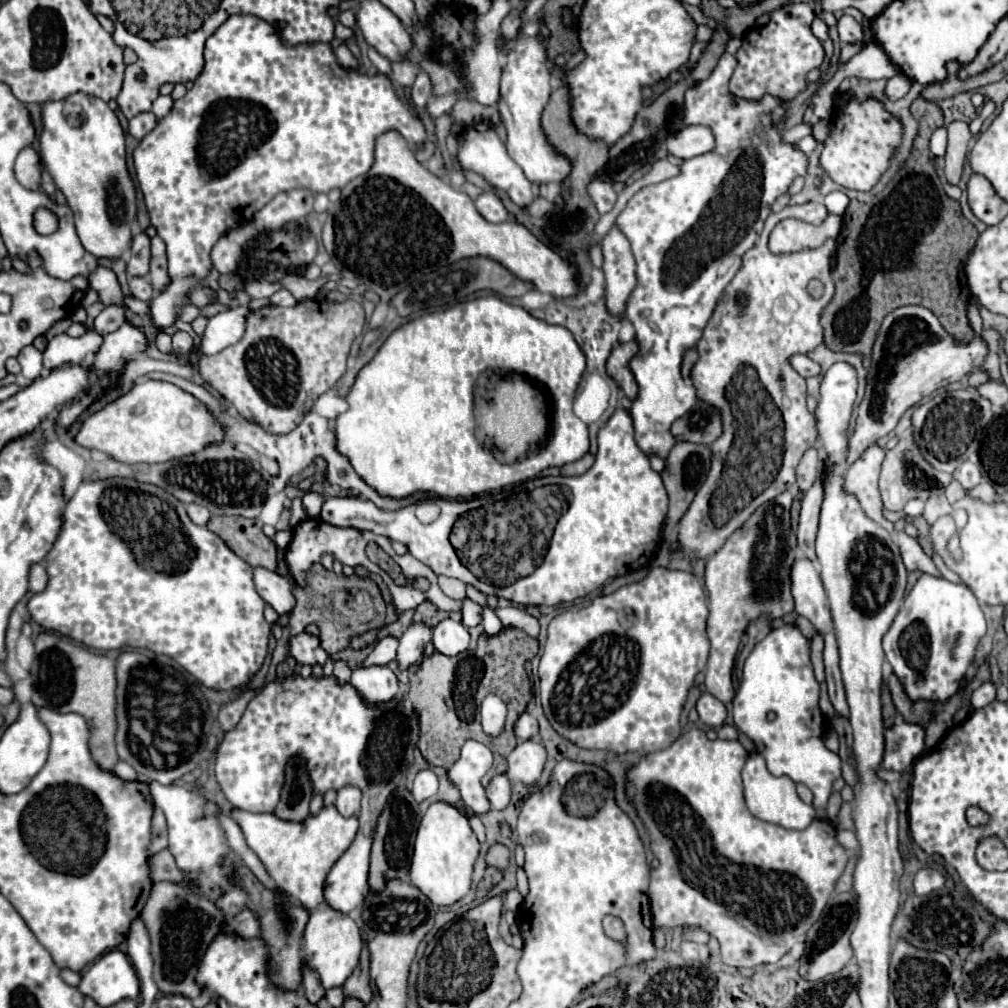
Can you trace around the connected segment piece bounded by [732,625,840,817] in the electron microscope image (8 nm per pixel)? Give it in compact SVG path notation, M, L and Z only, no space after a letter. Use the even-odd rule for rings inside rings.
M782 625L756 643L748 655L740 687L732 701L732 717L736 729L754 741L772 775L786 775L794 783L804 783L814 793L814 809L822 817L826 801L832 795L832 785L840 777L840 757L824 745L828 725L818 699L820 683L810 663L810 641L796 625ZM768 711L776 713L772 721L766 717Z

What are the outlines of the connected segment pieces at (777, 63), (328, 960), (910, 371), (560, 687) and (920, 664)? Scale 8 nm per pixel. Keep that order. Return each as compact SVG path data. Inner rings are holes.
M792 3L786 7L774 9L770 13L768 25L746 31L746 35L742 37L742 47L736 51L738 65L730 79L730 91L734 95L740 95L742 99L752 99L752 101L760 101L760 99L764 99L764 95L772 95L774 99L778 99L782 103L796 99L796 95L808 87L808 73L812 69L820 69L824 63L824 47L810 31L812 21L814 21L814 11L808 3Z
M324 903L310 913L310 919L304 931L304 949L302 951L304 951L306 963L318 971L324 989L342 987L344 981L350 977L350 971L354 971L360 959L360 951L362 951L360 929L346 913L336 911L328 903Z
M898 307L884 317L872 347L872 363L866 375L866 393L858 407L856 429L848 443L848 463L854 463L866 447L874 445L880 437L886 437L896 427L904 411L916 405L922 397L960 381L972 369L984 365L988 357L988 343L982 337L978 307L968 307L968 319L974 337L970 343L958 343L944 331L936 315L926 307Z
M652 569L642 581L596 597L590 607L566 611L548 625L548 639L540 657L540 697L550 725L584 749L612 749L616 753L654 753L666 749L680 735L680 711L698 671L706 667L710 639L706 635L708 607L700 581L686 571Z
M922 575L906 595L902 609L884 635L884 653L912 703L944 703L958 691L984 633L984 613L964 583L956 585L946 579ZM966 651L968 657L962 657Z

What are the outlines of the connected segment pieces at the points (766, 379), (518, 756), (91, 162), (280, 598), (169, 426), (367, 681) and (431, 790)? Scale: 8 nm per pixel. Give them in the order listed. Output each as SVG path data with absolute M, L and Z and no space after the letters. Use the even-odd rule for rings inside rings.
M812 201L788 205L780 213L770 213L756 245L742 255L742 267L720 297L714 315L696 345L700 357L692 367L690 379L696 395L722 411L724 433L710 445L714 459L710 475L678 525L682 551L692 559L706 559L716 553L762 503L794 485L800 457L816 445L818 435L814 435L814 417L806 409L806 383L804 377L788 365L788 357L794 353L808 353L822 343L824 329L820 317L834 295L830 255L836 243L830 239L820 249L778 257L768 251L766 243L778 221L800 217L806 223L820 225L826 213L822 203ZM816 277L822 277L824 283L824 295L820 299L812 299L806 293L808 281ZM750 483L770 485L766 489L756 487L756 491L750 493ZM736 511L742 511L742 517L732 519L736 517Z
M528 739L510 753L506 775L512 781L534 785L546 763L546 747L538 739Z
M74 93L62 101L50 101L44 105L44 131L40 135L40 155L54 177L56 187L66 195L70 209L74 211L76 231L82 247L92 253L96 259L120 259L122 253L130 247L132 225L136 221L136 187L126 169L126 151L124 151L124 131L116 113L108 107L106 101Z
M258 567L254 569L254 585L260 597L270 607L274 607L278 615L292 613L296 605L296 597L294 597L294 585L286 575L278 575L274 571Z
M150 379L136 383L132 391L90 415L82 423L76 441L82 447L104 451L122 463L164 463L200 453L204 447L222 443L224 437L226 431L218 417L194 395L172 383Z
M360 665L352 671L350 683L362 693L368 703L380 703L392 699L398 693L398 679L386 665Z
M430 769L420 771L416 775L416 779L414 779L414 789L412 789L414 801L422 803L424 799L432 797L436 791L438 791L438 779L436 779L436 775Z

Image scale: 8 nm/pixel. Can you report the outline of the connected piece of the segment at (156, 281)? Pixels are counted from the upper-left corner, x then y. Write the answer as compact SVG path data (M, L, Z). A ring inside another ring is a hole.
M152 237L152 261L150 261L148 279L150 279L152 287L156 289L156 293L162 291L162 287L166 287L166 283L168 283L166 247L164 247L164 241L160 237Z

